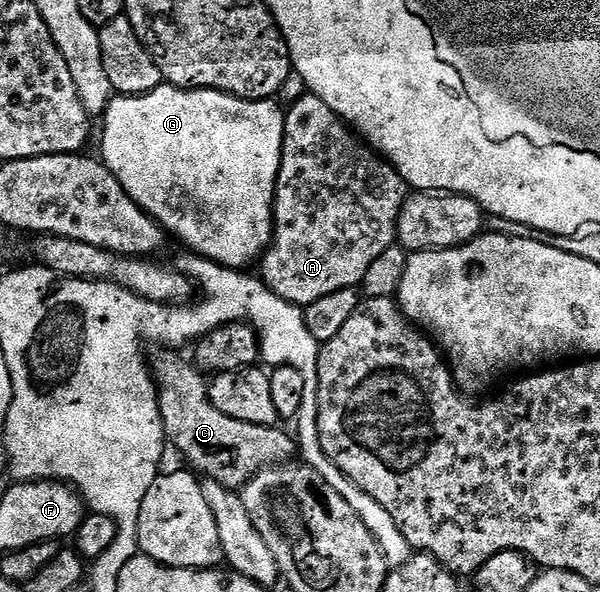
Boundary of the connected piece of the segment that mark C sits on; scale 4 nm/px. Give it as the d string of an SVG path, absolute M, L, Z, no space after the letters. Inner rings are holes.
M172 349L161 350L161 355L151 360L150 367L156 380L156 391L160 402L160 416L164 426L167 442L180 450L187 466L193 472L199 473L204 479L218 481L218 485L229 489L243 489L253 477L266 467L283 464L291 460L292 439L279 426L263 427L250 425L246 421L238 421L234 417L226 417L222 409L218 409L208 400L208 383L205 376L191 362L188 363Z

